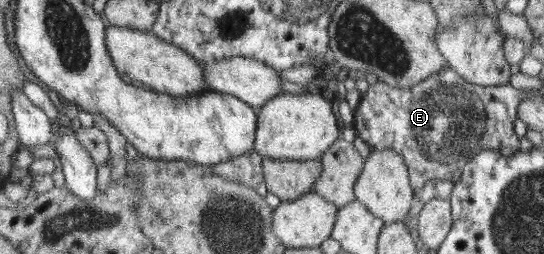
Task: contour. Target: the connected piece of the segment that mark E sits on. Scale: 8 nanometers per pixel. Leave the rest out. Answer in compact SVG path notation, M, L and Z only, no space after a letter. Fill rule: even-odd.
M446 67L442 71L436 73L429 80L425 80L423 83L416 85L415 87L408 87L408 89L400 89L400 87L390 86L388 83L379 80L374 85L368 87L367 92L363 95L362 101L357 109L354 111L354 128L357 135L370 146L371 149L376 151L381 150L394 150L405 159L409 167L409 173L411 174L411 184L416 191L420 191L424 185L430 180L452 180L454 183L459 182L463 176L464 168L470 163L473 157L479 155L480 152L487 150L499 150L502 147L511 147L514 152L518 152L520 145L518 144L518 135L514 131L514 121L519 118L520 104L526 99L526 91L522 89L516 89L512 85L504 84L500 86L488 86L474 85L474 83L466 81L462 75L460 75L452 67Z

